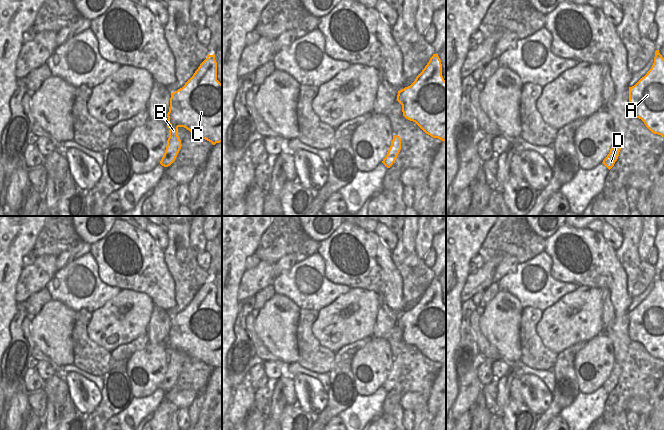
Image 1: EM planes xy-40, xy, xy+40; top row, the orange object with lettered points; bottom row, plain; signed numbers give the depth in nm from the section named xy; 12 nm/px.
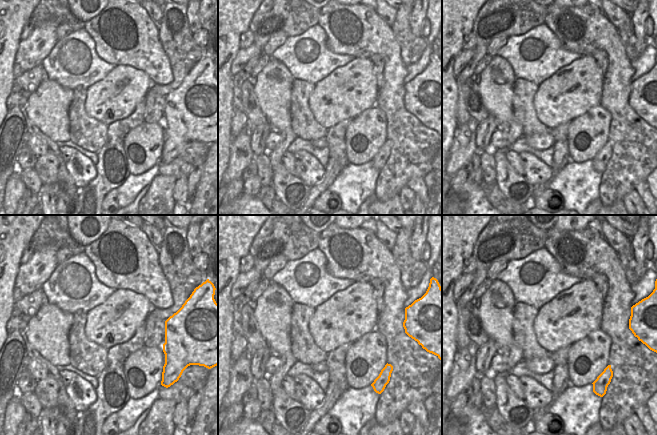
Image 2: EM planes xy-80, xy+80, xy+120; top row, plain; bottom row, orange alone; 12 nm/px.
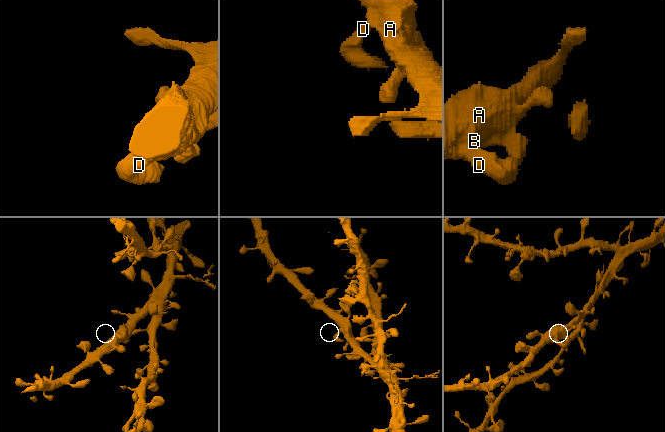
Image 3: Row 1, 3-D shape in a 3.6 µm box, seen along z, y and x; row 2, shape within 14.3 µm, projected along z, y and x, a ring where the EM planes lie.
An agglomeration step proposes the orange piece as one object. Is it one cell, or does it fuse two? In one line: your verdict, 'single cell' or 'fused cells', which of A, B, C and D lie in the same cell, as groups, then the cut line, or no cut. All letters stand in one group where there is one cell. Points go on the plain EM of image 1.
single cell | A B C D | no cut

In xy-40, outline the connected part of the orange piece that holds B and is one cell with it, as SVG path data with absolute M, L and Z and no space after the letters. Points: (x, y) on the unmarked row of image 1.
M208 278L185 309L171 317L167 341L169 362L160 385L164 391L175 385L181 373L179 351L213 369L222 366L222 308L217 304L215 278Z

